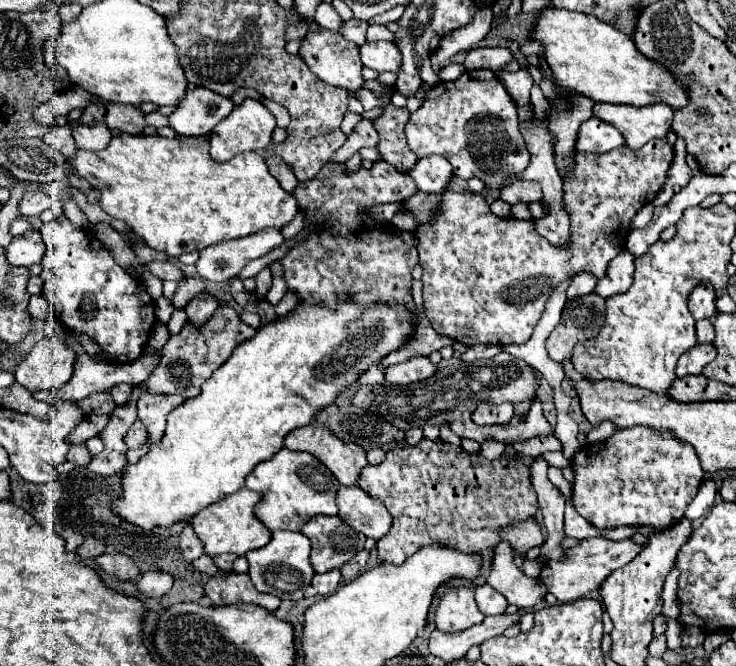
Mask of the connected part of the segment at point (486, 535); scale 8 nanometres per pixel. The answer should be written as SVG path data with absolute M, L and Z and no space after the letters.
M423 438L417 446L389 450L385 460L377 466L365 466L359 474L357 486L363 488L367 494L383 500L393 518L391 530L377 542L379 560L399 566L419 548L429 544L451 546L453 550L459 550L463 554L477 554L479 550L497 546L497 532L501 526L521 522L529 516L535 516L539 510L536 492L529 481L529 468L518 459L509 460L509 457L501 456L489 462L479 454L467 454L461 446L431 442Z

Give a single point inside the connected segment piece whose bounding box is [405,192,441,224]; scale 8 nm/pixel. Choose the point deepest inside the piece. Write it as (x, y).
(422, 204)

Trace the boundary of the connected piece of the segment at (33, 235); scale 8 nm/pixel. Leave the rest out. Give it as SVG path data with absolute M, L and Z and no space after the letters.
M29 230L23 236L11 240L11 244L5 250L5 256L11 266L31 266L41 262L43 250L45 246L39 230Z

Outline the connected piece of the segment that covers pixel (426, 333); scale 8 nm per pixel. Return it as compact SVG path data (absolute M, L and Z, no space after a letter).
M413 282L413 300L417 304L417 312L419 312L419 334L401 350L397 352L391 352L389 356L383 358L383 368L389 368L397 362L403 362L407 358L413 358L413 356L429 356L433 350L441 350L445 346L453 346L453 338L449 336L441 336L437 334L431 324L427 322L425 314L423 314L423 306L421 306L421 282Z

